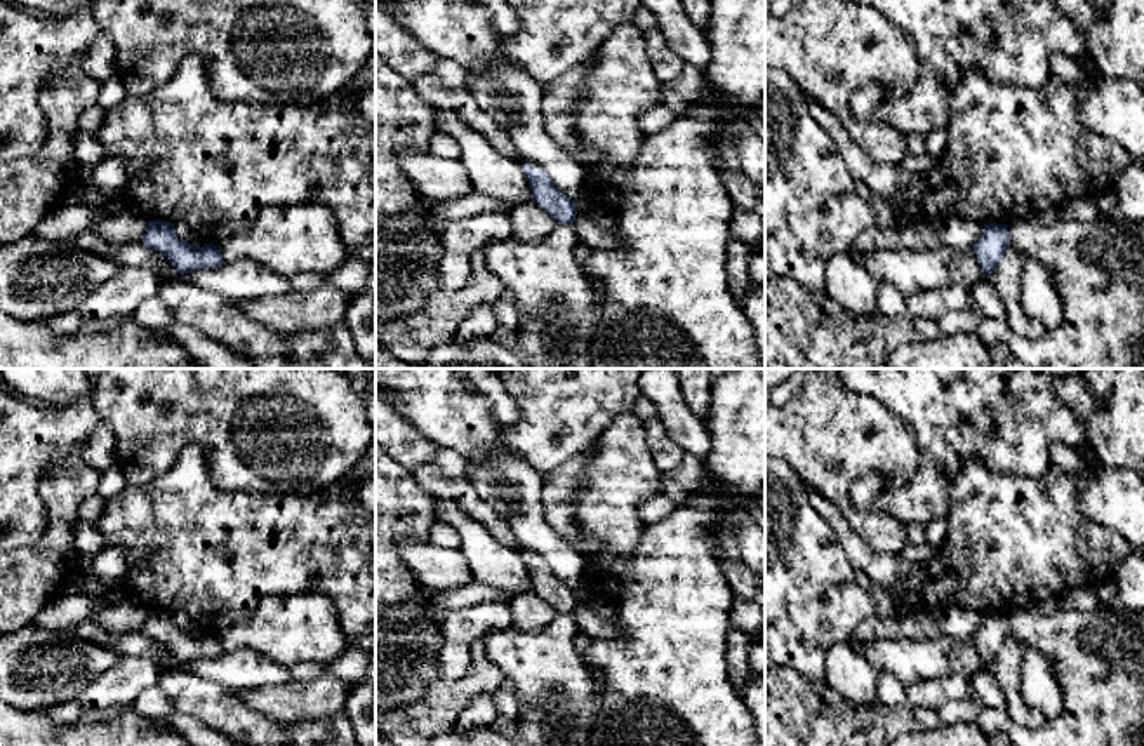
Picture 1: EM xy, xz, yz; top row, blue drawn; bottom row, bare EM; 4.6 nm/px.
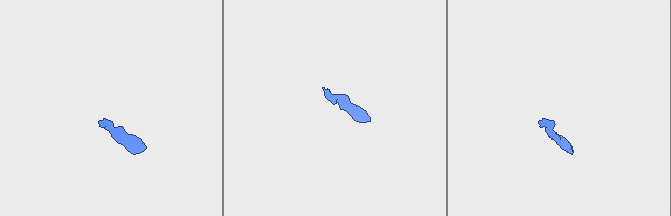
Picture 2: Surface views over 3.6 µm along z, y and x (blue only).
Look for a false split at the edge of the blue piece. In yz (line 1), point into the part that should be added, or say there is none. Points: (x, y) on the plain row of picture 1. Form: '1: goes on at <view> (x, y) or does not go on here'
1: does not go on here

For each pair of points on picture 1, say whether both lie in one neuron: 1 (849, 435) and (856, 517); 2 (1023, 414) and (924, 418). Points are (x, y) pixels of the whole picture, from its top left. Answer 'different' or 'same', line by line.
1: same
2: same

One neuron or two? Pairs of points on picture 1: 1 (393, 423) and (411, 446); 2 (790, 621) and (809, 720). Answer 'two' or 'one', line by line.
1: one
2: two

